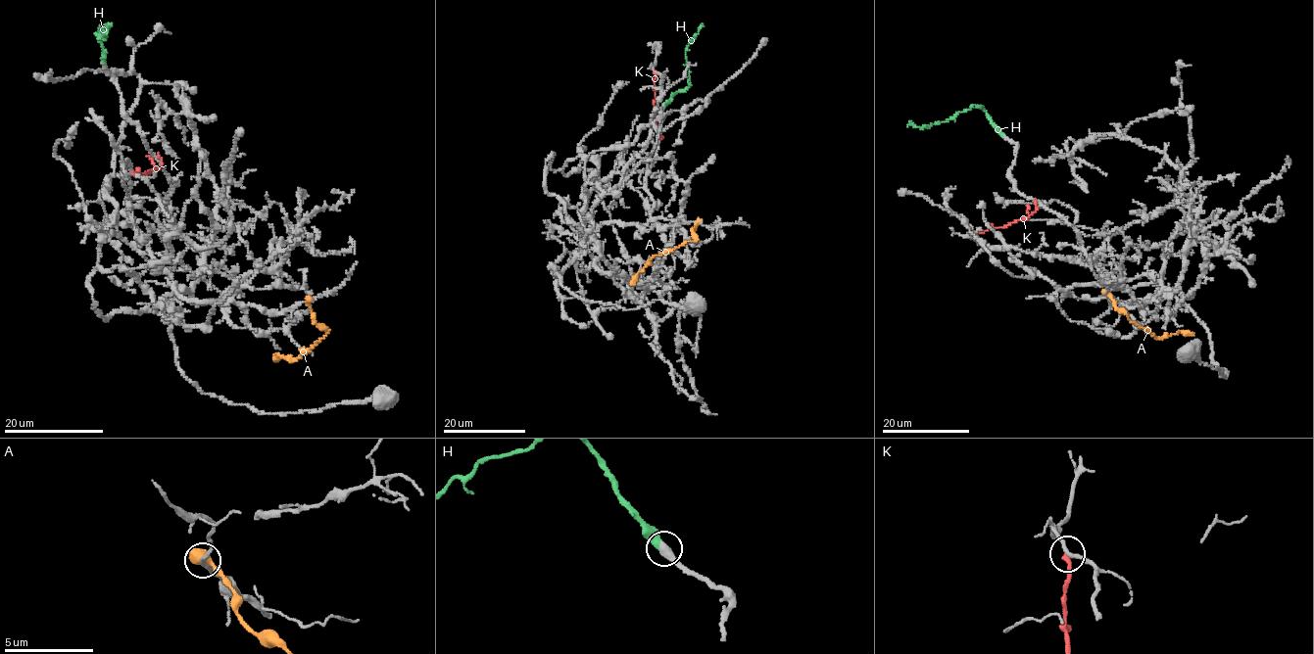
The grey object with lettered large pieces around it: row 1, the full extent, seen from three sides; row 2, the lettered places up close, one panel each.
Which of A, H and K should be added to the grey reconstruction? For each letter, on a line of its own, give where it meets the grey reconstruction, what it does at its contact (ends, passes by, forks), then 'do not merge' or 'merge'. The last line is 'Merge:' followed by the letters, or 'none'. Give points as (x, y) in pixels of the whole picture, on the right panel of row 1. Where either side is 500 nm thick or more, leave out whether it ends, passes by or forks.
A: (1105, 292) | do not merge
H: (1001, 133) | it ends | merge
K: (974, 232) | it ends | do not merge
Merge: H

